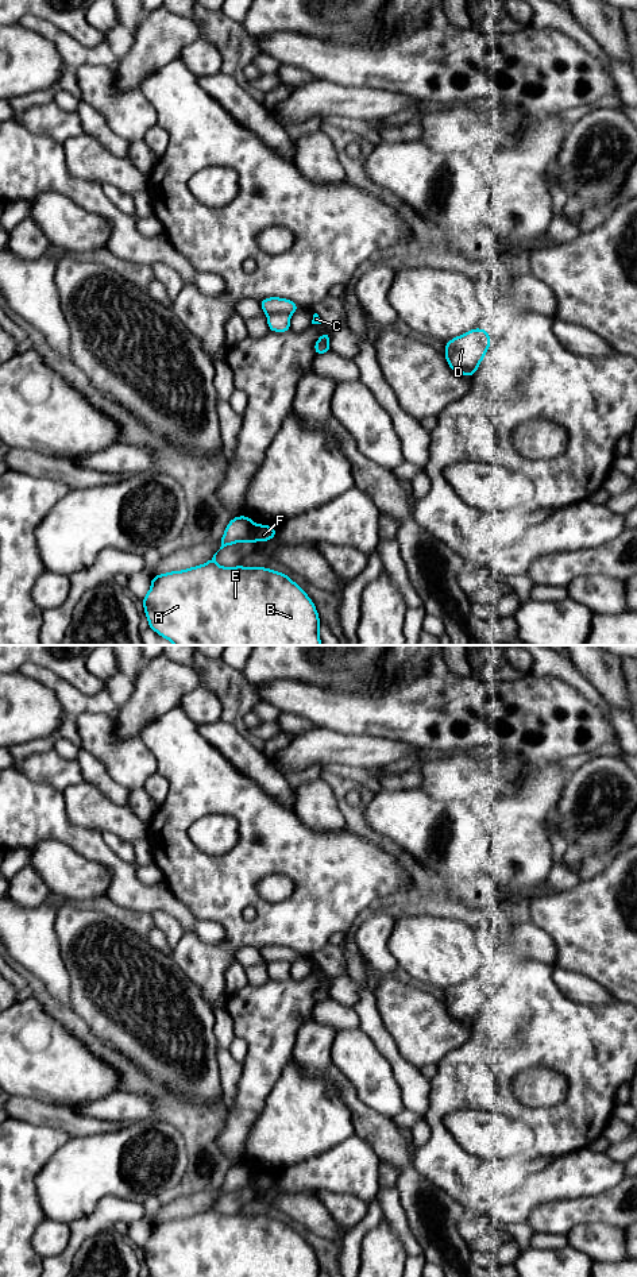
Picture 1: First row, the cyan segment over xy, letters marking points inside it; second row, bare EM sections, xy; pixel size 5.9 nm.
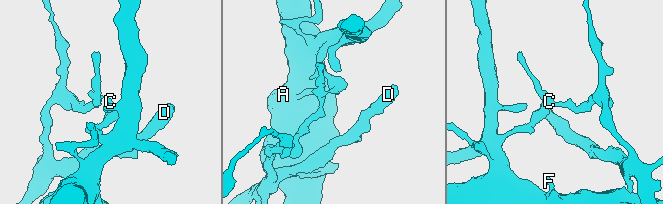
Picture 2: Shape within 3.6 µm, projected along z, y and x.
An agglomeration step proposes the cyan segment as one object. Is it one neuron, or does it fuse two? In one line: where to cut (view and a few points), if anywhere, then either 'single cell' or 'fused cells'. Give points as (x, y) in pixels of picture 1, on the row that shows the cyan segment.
cut in xy along (289, 313), (267, 315); fused cells

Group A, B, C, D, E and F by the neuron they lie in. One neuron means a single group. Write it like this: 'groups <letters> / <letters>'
groups A B C E F / D

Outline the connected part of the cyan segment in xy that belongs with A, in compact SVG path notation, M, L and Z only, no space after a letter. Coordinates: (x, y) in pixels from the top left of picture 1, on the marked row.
M217 552L209 562L201 566L153 576L150 591L142 599L150 629L171 641L174 645L321 645L318 636L320 618L316 606L306 593L294 583L287 574L269 570L266 567L221 567L216 563L216 555Z

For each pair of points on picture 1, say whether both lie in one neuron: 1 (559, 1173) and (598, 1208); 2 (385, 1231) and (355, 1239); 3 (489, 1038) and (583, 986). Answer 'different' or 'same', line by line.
1: different
2: different
3: different

